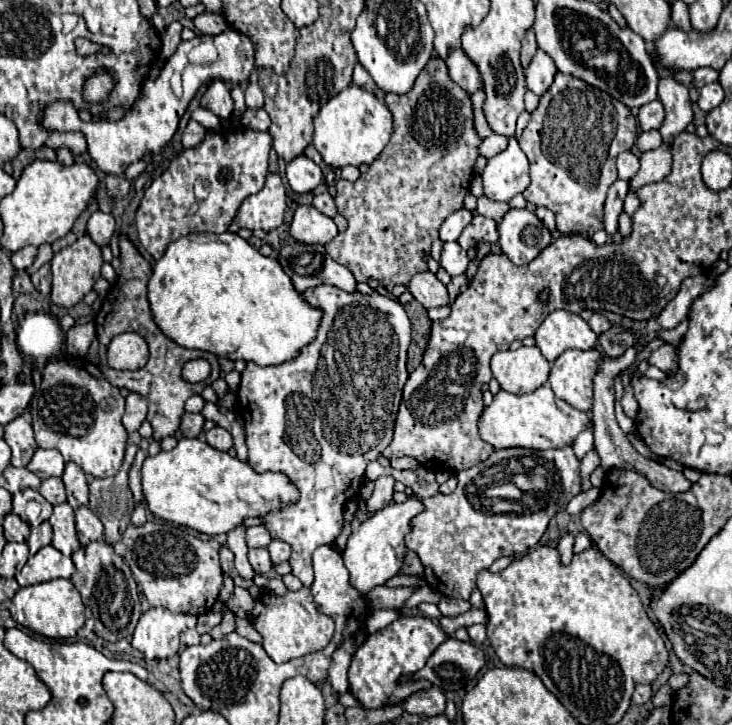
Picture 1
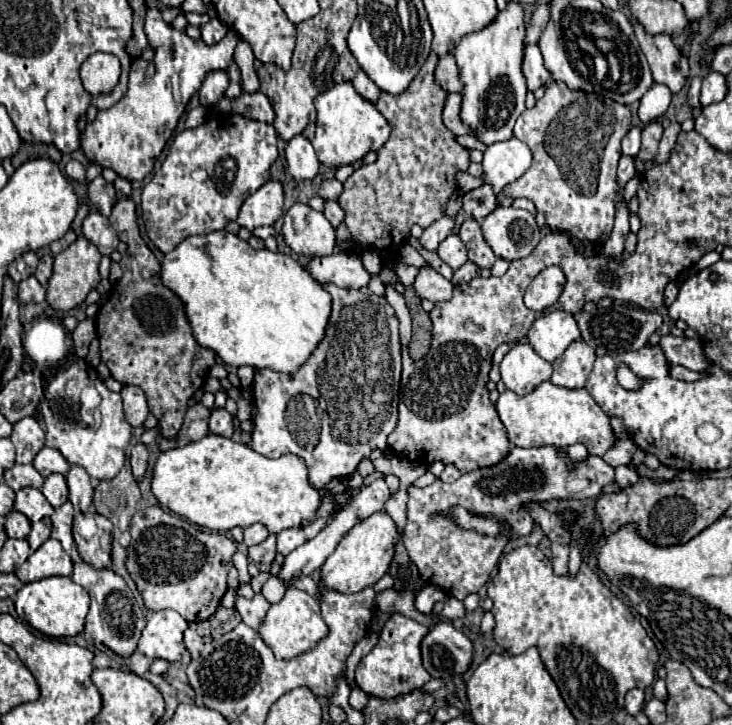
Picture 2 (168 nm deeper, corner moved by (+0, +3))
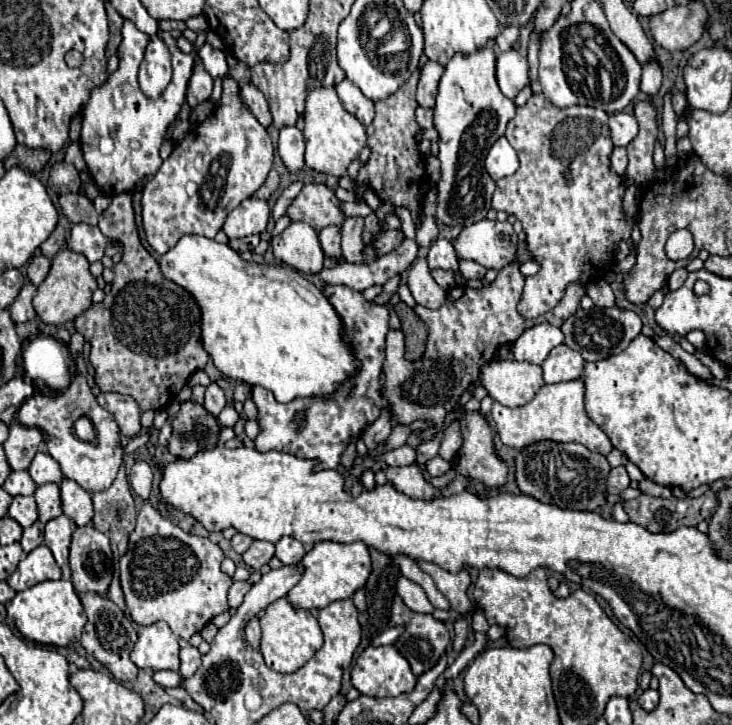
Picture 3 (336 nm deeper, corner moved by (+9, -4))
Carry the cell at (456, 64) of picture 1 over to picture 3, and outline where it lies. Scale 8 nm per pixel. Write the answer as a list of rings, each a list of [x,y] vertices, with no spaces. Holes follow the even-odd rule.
[[[430,60],[420,68],[420,80],[418,80],[418,90],[416,90],[416,100],[420,106],[434,108],[442,72],[444,72],[444,68],[436,62],[430,62]]]

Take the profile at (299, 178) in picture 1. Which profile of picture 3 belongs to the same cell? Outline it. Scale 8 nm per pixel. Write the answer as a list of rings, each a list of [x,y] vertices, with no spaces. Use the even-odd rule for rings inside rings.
[[[296,126],[280,128],[278,154],[290,172],[298,172],[304,166],[304,136]]]

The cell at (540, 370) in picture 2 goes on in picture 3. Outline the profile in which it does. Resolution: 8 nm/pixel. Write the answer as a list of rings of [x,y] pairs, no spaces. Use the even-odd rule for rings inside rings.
[[[492,360],[480,368],[478,380],[496,402],[508,408],[528,404],[544,386],[542,368],[518,360]]]

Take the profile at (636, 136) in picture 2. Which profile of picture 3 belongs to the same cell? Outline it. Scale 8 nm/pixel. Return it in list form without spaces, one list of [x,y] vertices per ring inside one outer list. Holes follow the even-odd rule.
[[[628,112],[612,114],[608,118],[608,126],[610,126],[610,138],[614,146],[628,146],[636,138],[636,132],[638,132],[636,118]]]

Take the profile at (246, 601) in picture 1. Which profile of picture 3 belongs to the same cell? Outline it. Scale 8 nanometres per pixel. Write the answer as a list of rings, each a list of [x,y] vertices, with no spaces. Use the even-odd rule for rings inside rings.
[[[252,618],[246,626],[246,640],[254,650],[260,648],[260,632],[262,630],[260,630],[260,624],[258,624],[258,618]]]

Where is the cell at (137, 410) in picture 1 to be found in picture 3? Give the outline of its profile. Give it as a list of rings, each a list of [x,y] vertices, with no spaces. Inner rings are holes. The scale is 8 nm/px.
[[[98,394],[96,400],[116,418],[116,424],[124,436],[134,438],[140,434],[140,408],[136,400],[122,394]]]

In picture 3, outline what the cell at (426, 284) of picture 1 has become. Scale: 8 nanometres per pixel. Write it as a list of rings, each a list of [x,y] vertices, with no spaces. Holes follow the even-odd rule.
[[[418,258],[408,270],[408,288],[414,300],[426,308],[440,308],[446,300],[446,292],[434,282],[426,258]]]

